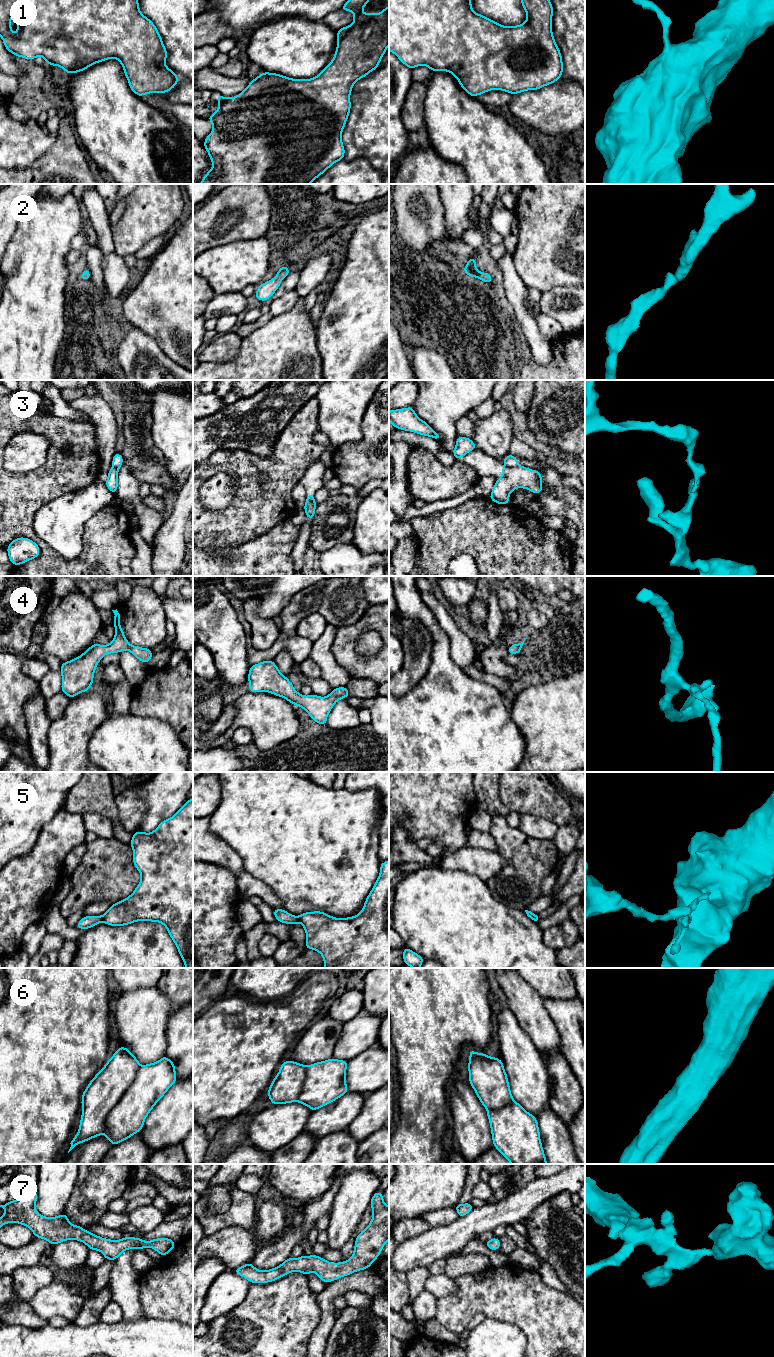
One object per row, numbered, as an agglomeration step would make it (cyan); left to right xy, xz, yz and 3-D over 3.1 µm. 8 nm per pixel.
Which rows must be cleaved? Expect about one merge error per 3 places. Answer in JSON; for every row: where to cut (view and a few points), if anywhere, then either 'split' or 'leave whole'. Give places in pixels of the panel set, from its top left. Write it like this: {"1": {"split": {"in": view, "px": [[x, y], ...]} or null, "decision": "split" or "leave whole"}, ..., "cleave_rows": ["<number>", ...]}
{"1": {"split": null, "decision": "leave whole"}, "2": {"split": null, "decision": "leave whole"}, "3": {"split": {"in": "yz", "px": [[505, 464], [515, 466]]}, "decision": "split"}, "4": {"split": null, "decision": "leave whole"}, "5": {"split": {"in": "xy", "px": [[101, 916], [103, 920]]}, "decision": "split"}, "6": {"split": {"in": "xy", "px": [[140, 1067], [132, 1083], [108, 1114], [103, 1132]]}, "decision": "split"}, "7": {"split": null, "decision": "leave whole"}, "cleave_rows": ["3", "5", "6"]}

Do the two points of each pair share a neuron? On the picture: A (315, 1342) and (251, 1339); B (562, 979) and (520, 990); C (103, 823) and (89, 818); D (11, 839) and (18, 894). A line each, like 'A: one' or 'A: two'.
A: two
B: two
C: one
D: two

